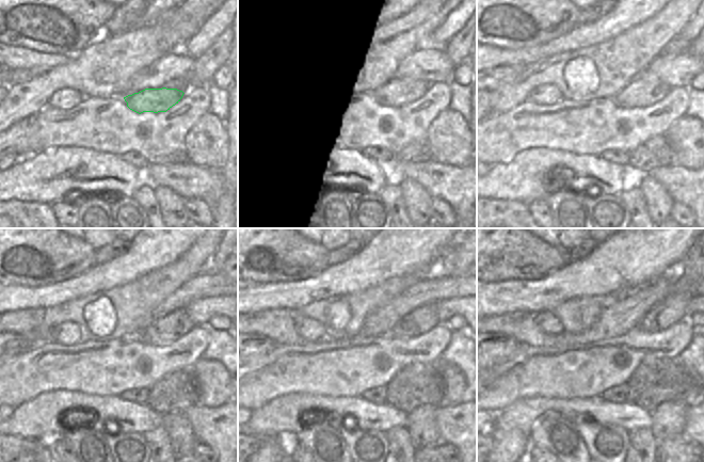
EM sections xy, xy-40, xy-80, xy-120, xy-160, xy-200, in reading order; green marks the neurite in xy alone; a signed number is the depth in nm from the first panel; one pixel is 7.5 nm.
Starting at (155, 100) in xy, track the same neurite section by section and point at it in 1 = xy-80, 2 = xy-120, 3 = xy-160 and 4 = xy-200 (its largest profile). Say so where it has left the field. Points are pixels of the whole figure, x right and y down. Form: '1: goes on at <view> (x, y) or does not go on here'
1: goes on at xy-80 (646, 89)
2: goes on at xy-120 (176, 324)
3: goes on at xy-160 (420, 320)
4: goes on at xy-200 (693, 269)

